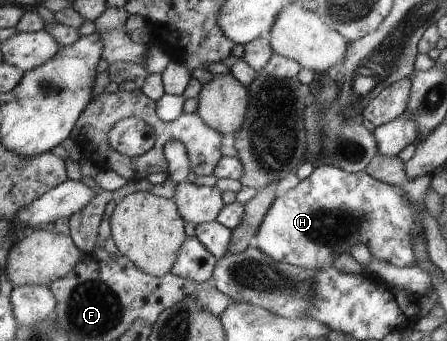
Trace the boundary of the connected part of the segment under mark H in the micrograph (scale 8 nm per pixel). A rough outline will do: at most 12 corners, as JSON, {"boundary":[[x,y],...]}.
{"boundary":[[323,165],[276,198],[253,244],[326,270],[364,243],[418,266],[402,186]]}

